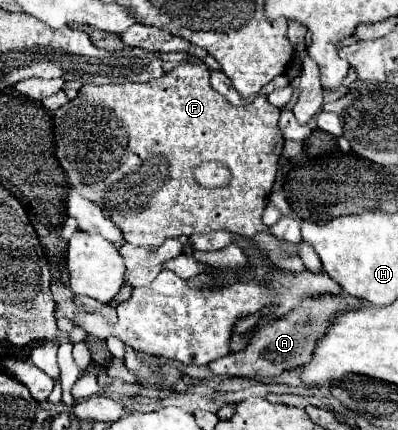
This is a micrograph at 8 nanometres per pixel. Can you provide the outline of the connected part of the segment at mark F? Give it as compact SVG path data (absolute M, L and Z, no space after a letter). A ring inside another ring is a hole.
M189 61L183 63L179 67L175 67L173 71L165 73L159 81L147 83L147 85L137 85L137 83L125 83L125 85L83 85L77 99L69 101L67 105L59 107L53 115L53 123L55 123L55 143L57 143L57 159L61 163L61 167L65 169L69 183L77 189L77 193L89 201L93 201L95 205L99 205L105 213L105 217L109 217L125 235L125 241L133 243L133 245L149 245L149 247L157 247L161 245L165 239L169 237L179 237L179 235L193 235L193 233L209 233L209 231L229 231L235 235L243 235L243 237L255 237L255 233L259 231L269 231L269 227L263 225L261 221L261 213L267 205L271 187L275 183L275 175L277 175L277 163L279 163L279 155L283 151L283 135L279 131L279 109L273 107L265 95L259 95L253 103L245 105L245 107L233 107L219 91L215 91L209 83L209 69L207 65L203 65L201 61ZM203 161L221 161L231 169L231 183L229 187L223 189L205 189L201 187L195 177L193 177L193 167L197 167Z

